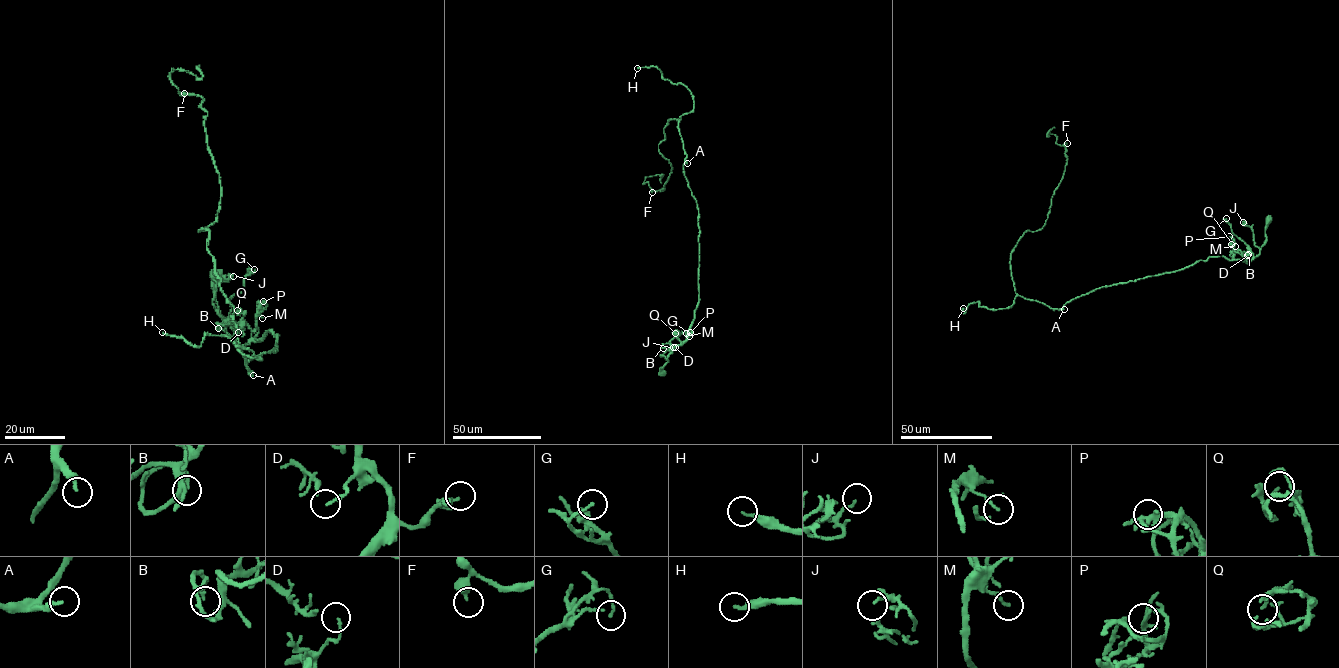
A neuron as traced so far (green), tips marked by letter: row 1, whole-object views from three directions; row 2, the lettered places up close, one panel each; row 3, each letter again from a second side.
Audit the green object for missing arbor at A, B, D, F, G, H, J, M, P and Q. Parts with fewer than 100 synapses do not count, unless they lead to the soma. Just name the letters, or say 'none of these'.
H

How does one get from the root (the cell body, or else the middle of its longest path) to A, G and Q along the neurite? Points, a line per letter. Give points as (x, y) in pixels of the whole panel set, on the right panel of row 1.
A: (1269, 220), (1265, 244), (1248, 263), (1222, 256), (1209, 257), (1172, 272), (1096, 288), (1068, 302), (1064, 309)
G: (1269, 220), (1265, 229), (1266, 242), (1255, 257), (1232, 232), (1226, 218)
Q: (1269, 220), (1265, 244), (1248, 263), (1231, 244)

